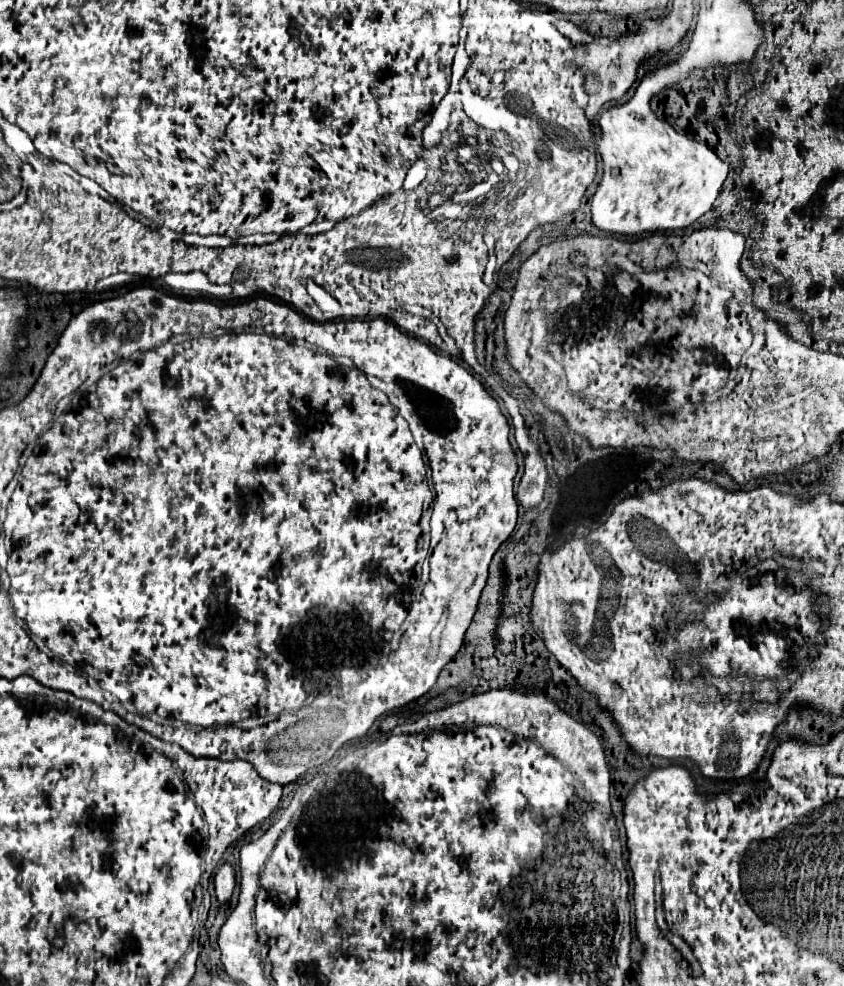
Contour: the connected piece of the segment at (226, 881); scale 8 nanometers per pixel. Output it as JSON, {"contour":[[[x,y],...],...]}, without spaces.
{"contour":[[[223,864],[217,870],[213,886],[215,886],[217,902],[219,904],[227,904],[229,898],[231,898],[231,894],[233,894],[233,890],[235,890],[235,872],[233,872],[233,868],[229,864]]]}

